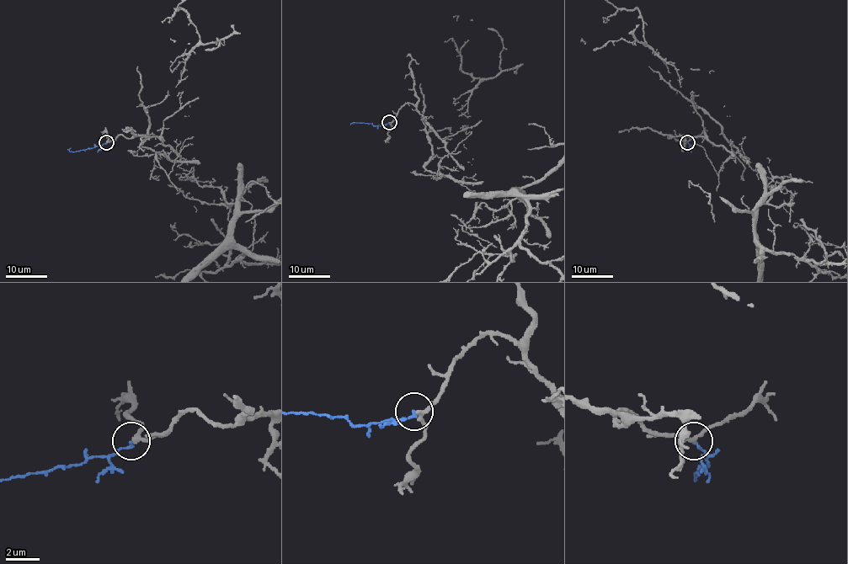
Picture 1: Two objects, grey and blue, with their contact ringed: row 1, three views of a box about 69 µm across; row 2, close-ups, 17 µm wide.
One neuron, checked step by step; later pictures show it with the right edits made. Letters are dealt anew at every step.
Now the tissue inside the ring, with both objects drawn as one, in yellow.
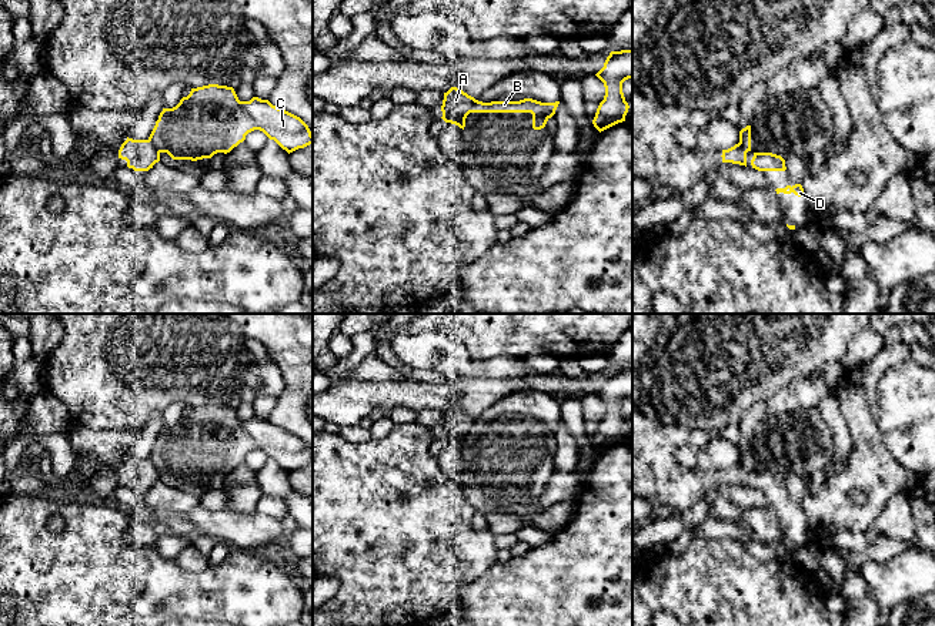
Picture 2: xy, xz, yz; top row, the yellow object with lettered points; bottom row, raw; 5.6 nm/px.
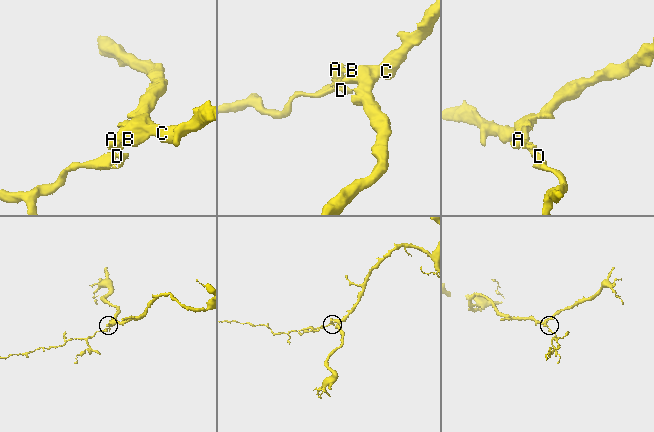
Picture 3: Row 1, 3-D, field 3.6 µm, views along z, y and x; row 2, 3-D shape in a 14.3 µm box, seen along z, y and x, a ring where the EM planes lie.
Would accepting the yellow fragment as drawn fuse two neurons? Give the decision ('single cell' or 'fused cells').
single cell

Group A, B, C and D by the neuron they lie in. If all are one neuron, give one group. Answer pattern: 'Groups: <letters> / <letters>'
Groups: A B C D

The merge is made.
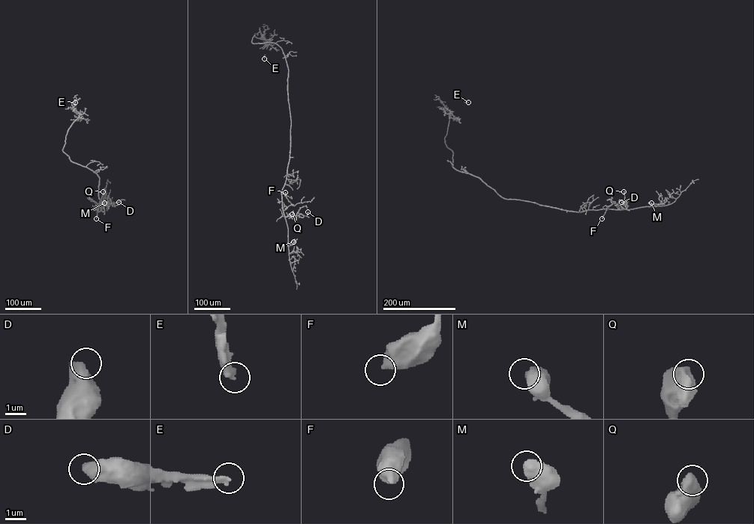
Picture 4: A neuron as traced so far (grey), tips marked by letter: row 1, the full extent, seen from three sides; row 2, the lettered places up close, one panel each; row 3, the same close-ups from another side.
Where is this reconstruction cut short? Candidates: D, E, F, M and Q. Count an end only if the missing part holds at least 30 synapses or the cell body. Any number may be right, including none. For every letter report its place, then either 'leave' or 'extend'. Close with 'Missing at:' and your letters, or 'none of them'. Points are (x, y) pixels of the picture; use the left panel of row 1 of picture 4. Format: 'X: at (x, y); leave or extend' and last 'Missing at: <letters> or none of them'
D: at (118, 202); leave
E: at (75, 102); extend
F: at (96, 218); leave
M: at (104, 203); leave
Q: at (103, 191); leave
Missing at: E

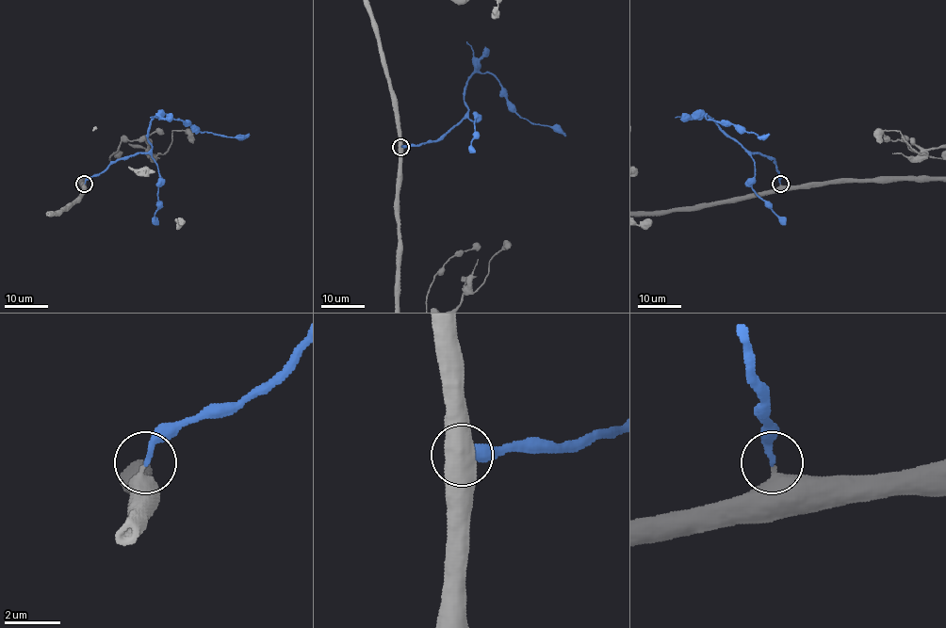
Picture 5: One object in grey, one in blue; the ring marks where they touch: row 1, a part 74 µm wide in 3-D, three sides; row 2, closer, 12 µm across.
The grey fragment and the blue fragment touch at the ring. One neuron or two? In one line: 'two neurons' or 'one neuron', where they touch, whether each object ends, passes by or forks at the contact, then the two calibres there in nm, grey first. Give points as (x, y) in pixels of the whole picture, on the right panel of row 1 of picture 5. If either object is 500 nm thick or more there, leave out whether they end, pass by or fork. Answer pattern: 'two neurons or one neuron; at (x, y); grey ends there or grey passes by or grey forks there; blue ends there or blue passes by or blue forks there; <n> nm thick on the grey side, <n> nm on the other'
one neuron; at (780, 184); grey ends there; blue ends there; 480 nm thick on the grey side, 200 nm on the other

